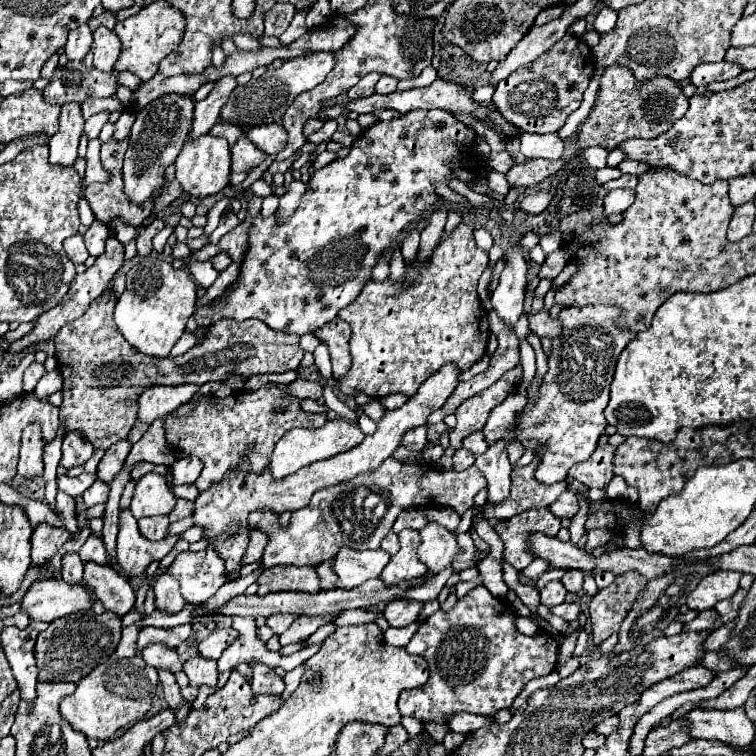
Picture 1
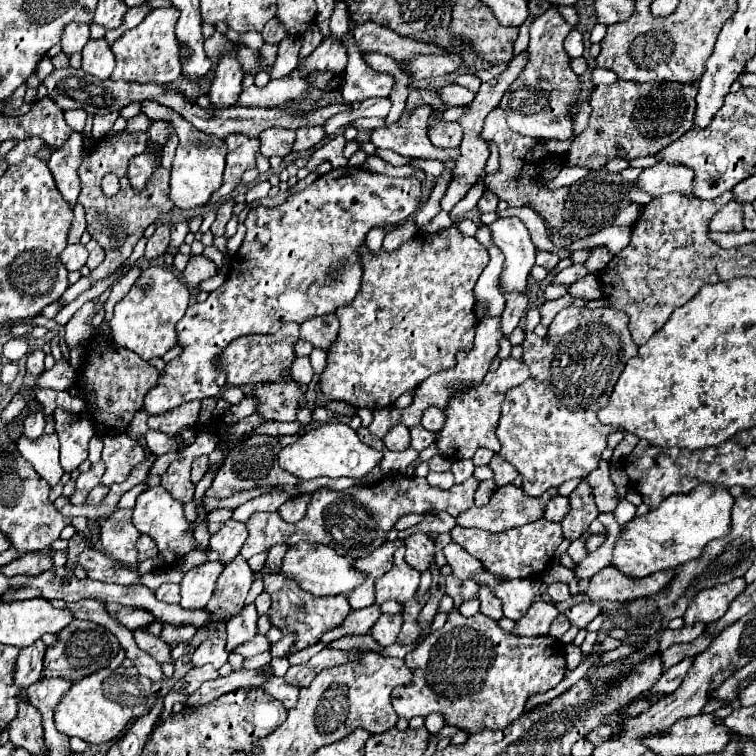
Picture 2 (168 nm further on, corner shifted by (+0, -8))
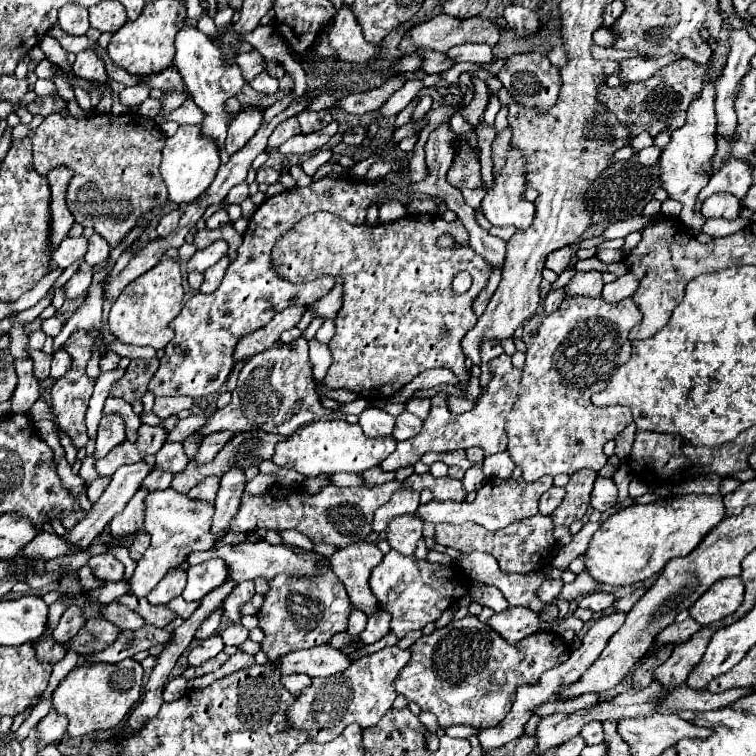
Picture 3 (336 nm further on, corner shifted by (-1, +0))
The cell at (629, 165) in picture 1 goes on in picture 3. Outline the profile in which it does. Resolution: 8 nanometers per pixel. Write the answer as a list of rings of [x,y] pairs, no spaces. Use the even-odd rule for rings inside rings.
[[[719,77],[713,81],[705,81],[699,97],[689,105],[687,109],[687,121],[681,129],[671,133],[671,143],[663,149],[659,157],[659,173],[662,187],[667,191],[669,197],[682,203],[683,209],[680,218],[683,221],[691,219],[695,213],[695,203],[699,191],[709,181],[709,161],[715,153],[715,85]]]

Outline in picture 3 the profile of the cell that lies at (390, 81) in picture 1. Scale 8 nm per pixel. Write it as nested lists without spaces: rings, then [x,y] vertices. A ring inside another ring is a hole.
[[[333,119],[325,129],[321,131],[315,131],[315,133],[309,133],[309,135],[295,135],[291,137],[289,141],[285,141],[278,150],[283,155],[291,155],[291,153],[297,153],[297,155],[303,155],[303,153],[311,153],[319,147],[323,147],[325,143],[329,143],[329,139],[337,133],[337,119]]]

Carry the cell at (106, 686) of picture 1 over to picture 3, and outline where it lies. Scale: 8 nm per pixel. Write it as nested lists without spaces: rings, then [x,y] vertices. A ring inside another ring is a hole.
[[[135,659],[119,661],[117,665],[83,665],[75,667],[53,691],[55,711],[69,719],[67,733],[71,737],[81,737],[85,733],[105,731],[117,727],[127,711],[135,707],[141,699],[143,687],[143,667]]]

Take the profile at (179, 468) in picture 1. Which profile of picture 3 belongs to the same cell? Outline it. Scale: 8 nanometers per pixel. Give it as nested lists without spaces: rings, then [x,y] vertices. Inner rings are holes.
[[[217,431],[217,433],[213,433],[213,435],[203,437],[201,443],[199,443],[199,449],[197,449],[197,453],[195,453],[195,457],[191,459],[191,463],[193,463],[193,465],[205,465],[205,463],[213,461],[213,457],[217,455],[217,451],[219,451],[231,437],[233,437],[233,433],[229,433],[229,431]]]

